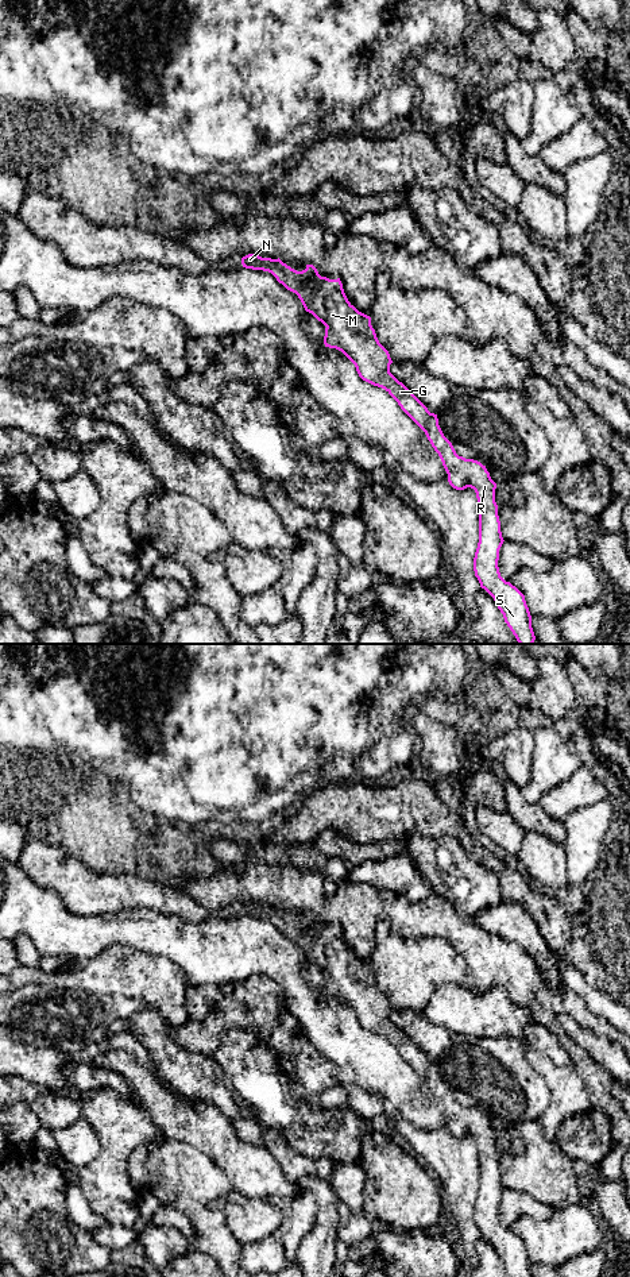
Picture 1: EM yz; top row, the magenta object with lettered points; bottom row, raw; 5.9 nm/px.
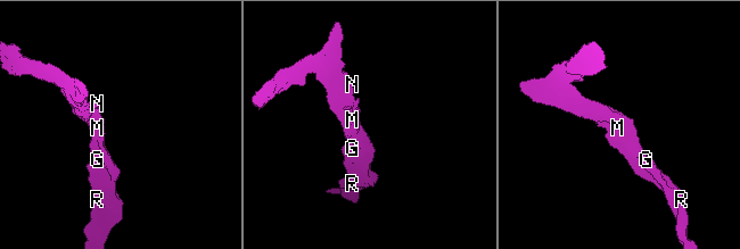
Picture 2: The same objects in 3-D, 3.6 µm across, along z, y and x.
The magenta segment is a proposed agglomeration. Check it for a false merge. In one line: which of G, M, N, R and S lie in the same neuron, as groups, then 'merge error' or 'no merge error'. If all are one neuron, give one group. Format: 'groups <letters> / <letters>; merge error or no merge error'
groups G M N R S; no merge error

